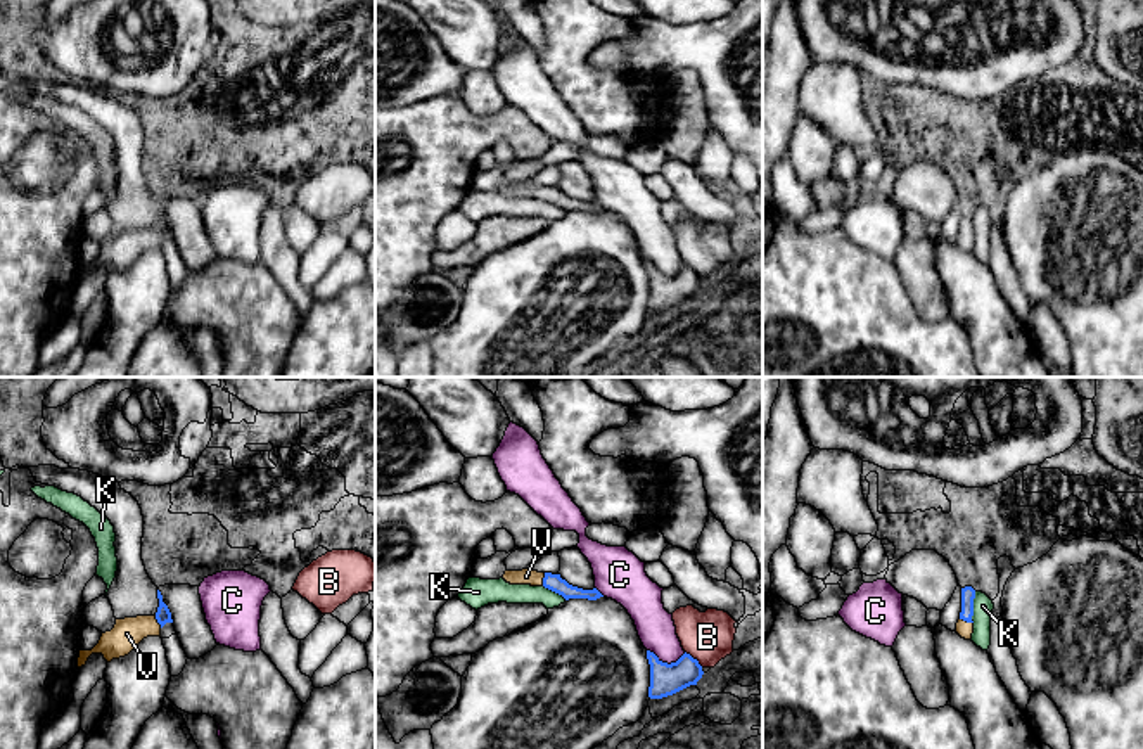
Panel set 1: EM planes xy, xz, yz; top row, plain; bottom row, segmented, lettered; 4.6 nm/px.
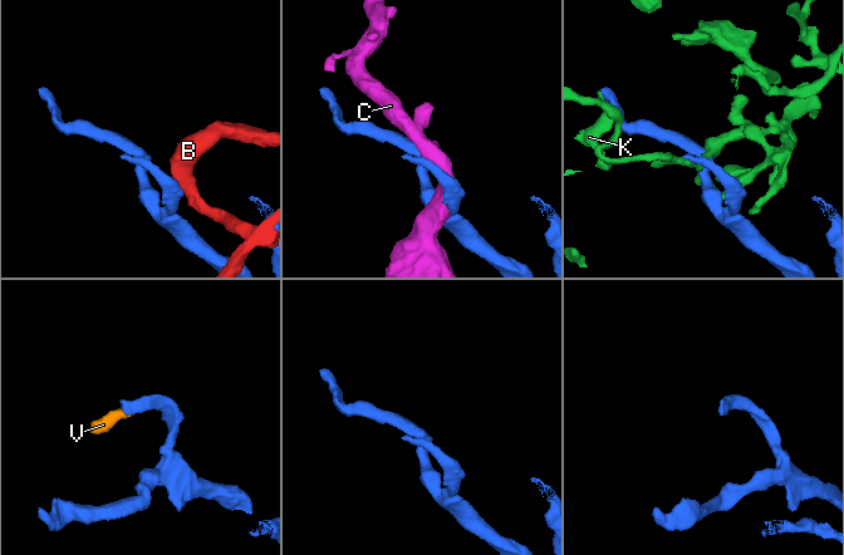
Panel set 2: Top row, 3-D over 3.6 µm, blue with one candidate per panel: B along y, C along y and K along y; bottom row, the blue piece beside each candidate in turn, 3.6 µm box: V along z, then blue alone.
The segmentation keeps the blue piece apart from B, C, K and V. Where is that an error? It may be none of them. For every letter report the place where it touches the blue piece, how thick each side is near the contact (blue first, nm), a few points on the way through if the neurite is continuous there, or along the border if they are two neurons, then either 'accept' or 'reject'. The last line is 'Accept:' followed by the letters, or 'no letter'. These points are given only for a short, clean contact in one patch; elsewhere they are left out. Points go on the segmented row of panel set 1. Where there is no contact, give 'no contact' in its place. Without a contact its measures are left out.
B: meets blue in xz at (692, 658); 140 nm thick on the blue side, 240 nm on the other; reject
C: meets blue in xz at (666, 663); 140 nm thick on the blue side, 180 nm on the other; reject
K: meets blue in yz at (972, 608); 60 nm thick on the blue side, 100 nm on the other; reject
V: meets blue in xz at (543, 580); 80 nm thick on the blue side, 80 nm on the other; runs through xz (552, 582), (543, 580), (526, 576); accept
Accept: V

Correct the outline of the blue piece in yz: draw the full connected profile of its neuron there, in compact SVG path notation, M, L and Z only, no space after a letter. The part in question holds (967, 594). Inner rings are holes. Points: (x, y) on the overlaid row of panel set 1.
M972 586L961 588L961 612L956 623L956 633L965 640L970 640L974 633L974 599L975 590Z

